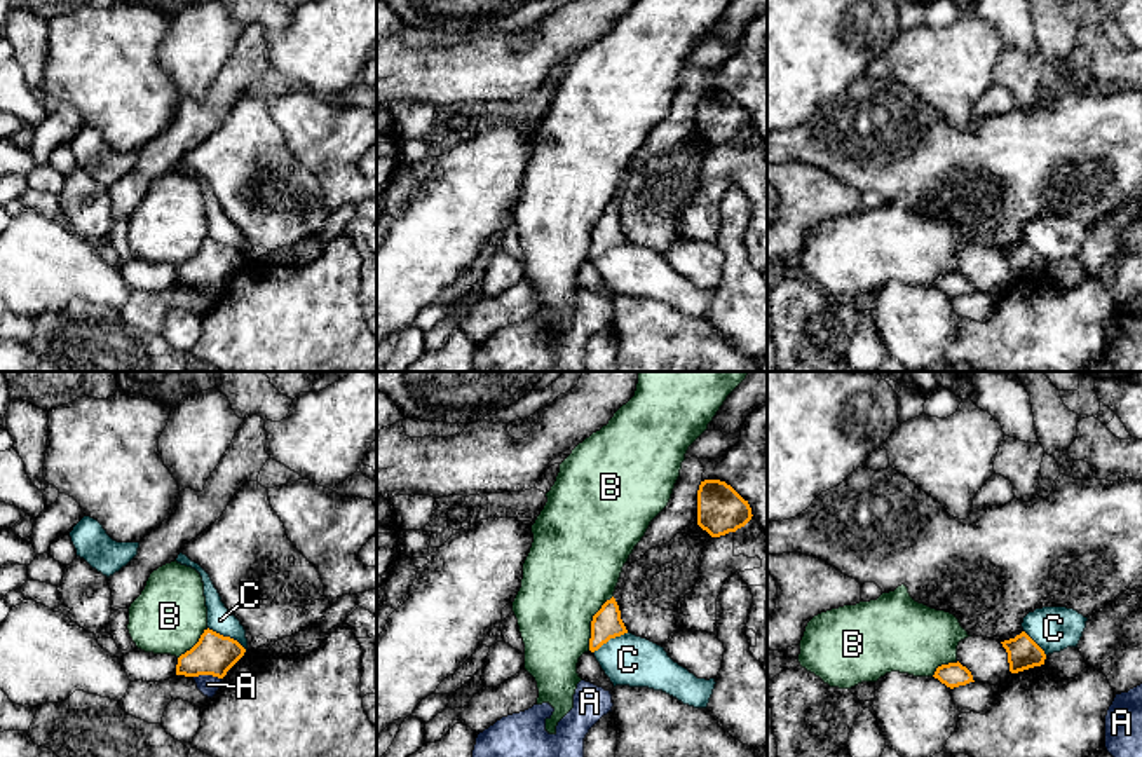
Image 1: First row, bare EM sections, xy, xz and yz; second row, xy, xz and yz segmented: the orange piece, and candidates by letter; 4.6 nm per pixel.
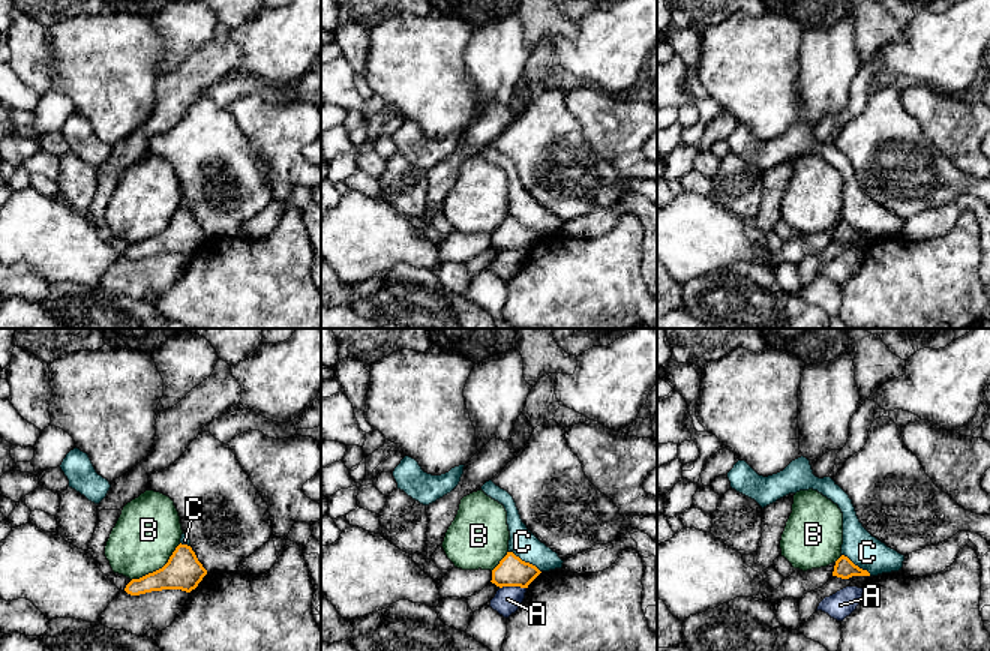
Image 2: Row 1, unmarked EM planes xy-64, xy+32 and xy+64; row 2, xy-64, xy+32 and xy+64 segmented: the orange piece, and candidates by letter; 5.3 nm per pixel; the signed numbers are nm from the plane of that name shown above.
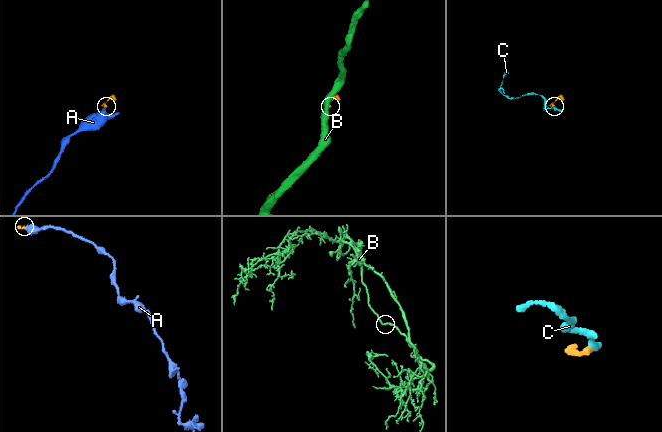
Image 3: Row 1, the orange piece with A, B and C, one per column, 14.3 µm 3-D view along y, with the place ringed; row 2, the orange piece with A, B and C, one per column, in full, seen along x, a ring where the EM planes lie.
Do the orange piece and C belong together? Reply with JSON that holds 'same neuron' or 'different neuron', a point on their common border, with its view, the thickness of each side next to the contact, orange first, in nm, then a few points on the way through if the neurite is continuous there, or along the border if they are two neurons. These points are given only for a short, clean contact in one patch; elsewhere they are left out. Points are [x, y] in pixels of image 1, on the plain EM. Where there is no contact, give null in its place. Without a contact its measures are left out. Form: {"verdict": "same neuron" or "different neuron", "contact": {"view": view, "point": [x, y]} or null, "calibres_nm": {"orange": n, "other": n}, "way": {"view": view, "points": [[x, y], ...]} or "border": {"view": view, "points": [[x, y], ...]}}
{"verdict": "different neuron", "contact": {"view": "xy", "point": [227, 246]}, "calibres_nm": {"orange": 190, "other": 120}, "border": {"view": "xy", "points": [[208, 236], [236, 248], [246, 259]]}}

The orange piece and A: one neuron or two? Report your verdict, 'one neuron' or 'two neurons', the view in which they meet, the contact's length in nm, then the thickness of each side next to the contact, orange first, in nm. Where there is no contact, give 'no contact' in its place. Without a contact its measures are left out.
two neurons | xy | 130 nm | 190/90 nm

